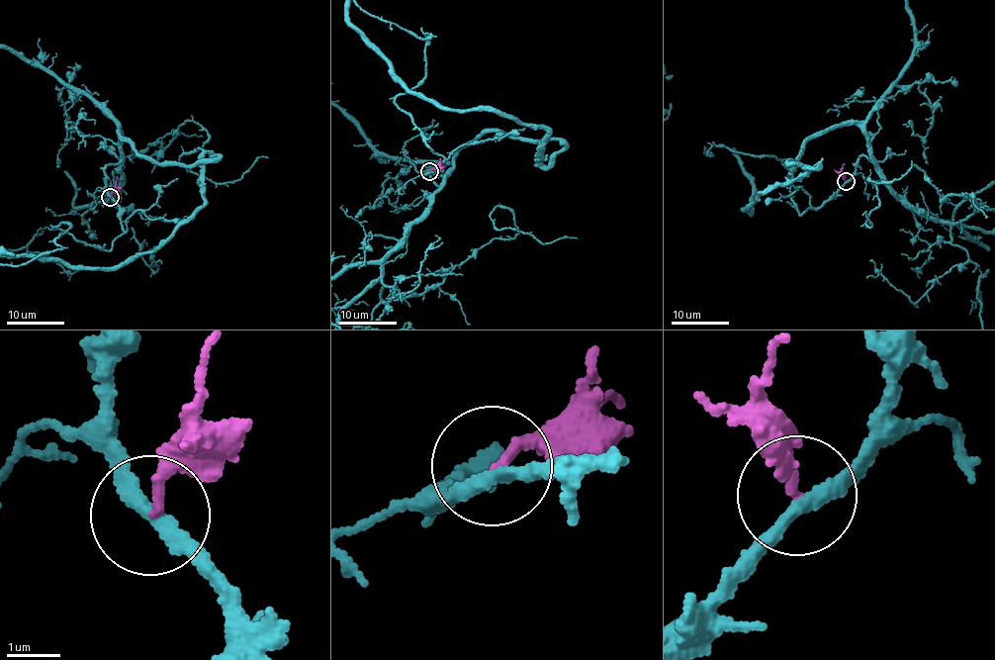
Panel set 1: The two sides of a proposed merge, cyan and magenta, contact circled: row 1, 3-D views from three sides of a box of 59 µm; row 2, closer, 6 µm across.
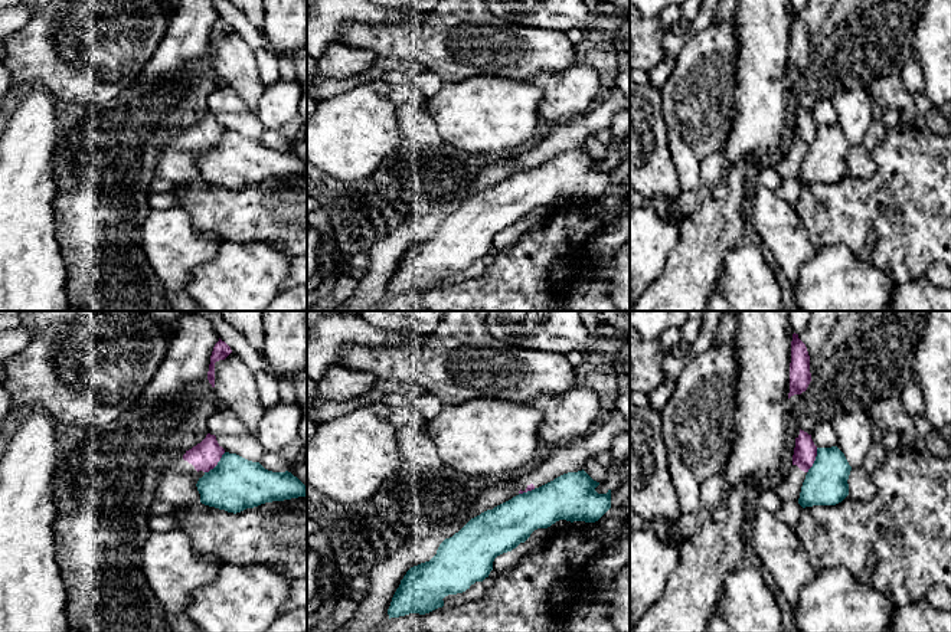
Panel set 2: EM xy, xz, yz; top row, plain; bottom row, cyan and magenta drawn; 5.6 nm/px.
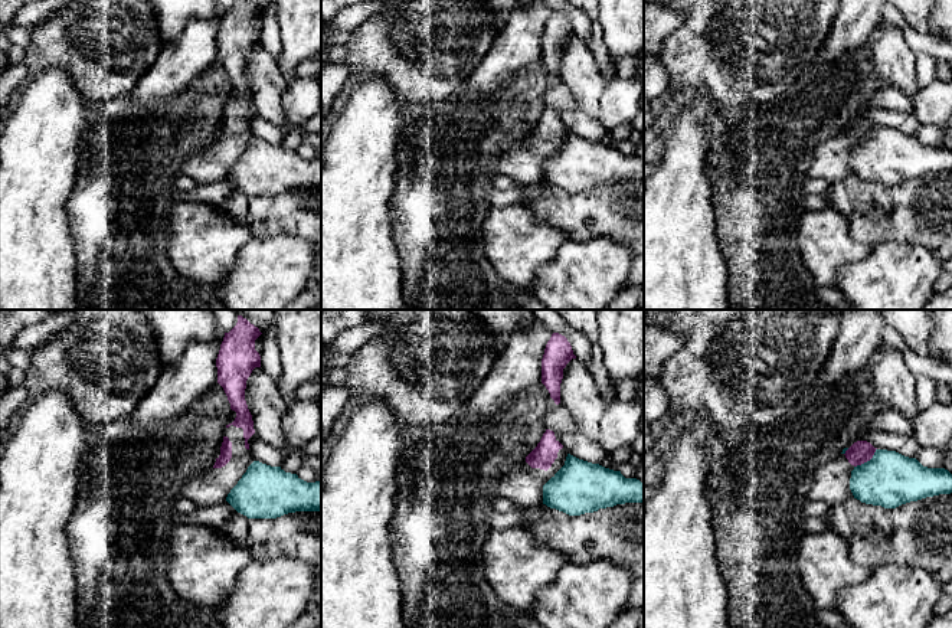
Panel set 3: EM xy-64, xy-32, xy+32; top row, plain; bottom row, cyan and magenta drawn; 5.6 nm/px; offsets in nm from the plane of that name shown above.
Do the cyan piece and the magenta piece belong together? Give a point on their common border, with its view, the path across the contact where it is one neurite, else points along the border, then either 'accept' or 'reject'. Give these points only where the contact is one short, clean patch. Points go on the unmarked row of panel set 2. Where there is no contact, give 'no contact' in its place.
xy (218, 141) | along xy (225, 130), (205, 150) | reject

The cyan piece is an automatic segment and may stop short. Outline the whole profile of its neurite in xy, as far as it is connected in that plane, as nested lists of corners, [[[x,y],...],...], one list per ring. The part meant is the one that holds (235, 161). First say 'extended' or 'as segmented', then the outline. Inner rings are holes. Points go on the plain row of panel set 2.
as segmented; [[[229,130],[199,155],[196,164],[202,181],[233,191],[265,180],[307,173],[307,164],[291,150],[272,150],[259,140]]]

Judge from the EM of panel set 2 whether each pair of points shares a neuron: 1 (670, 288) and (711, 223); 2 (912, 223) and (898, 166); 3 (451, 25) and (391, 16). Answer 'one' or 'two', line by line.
1: one
2: one
3: two

